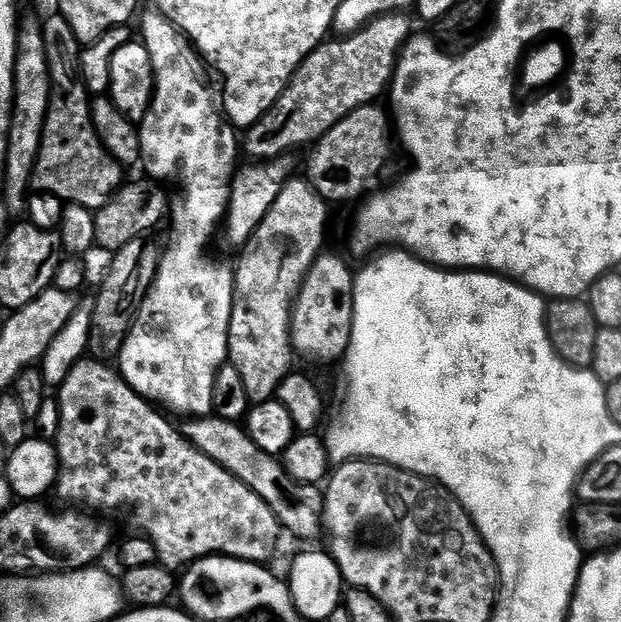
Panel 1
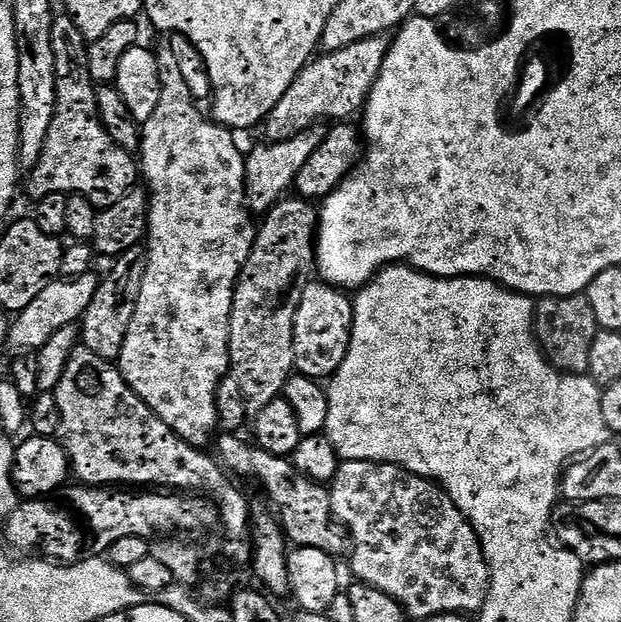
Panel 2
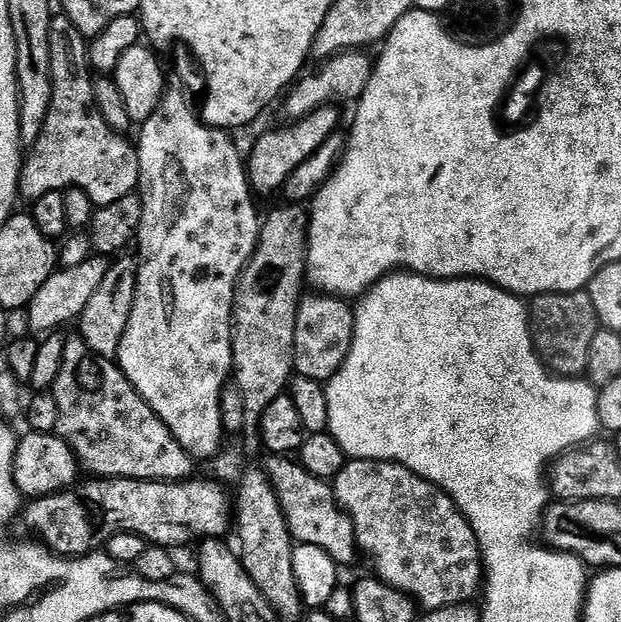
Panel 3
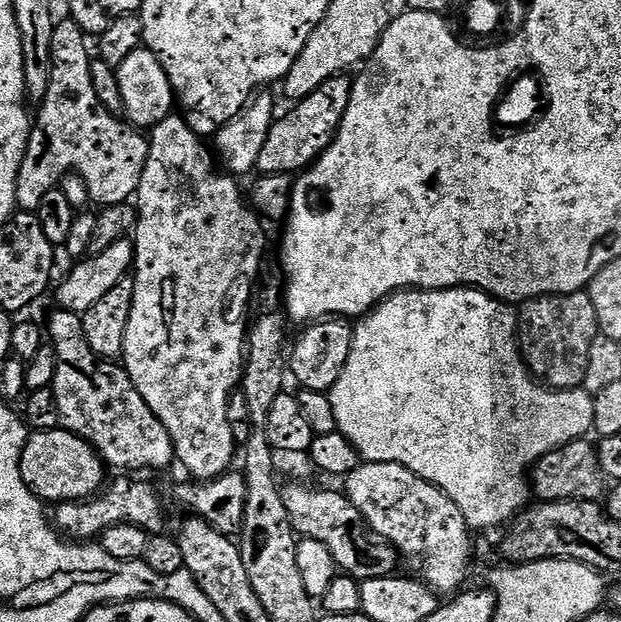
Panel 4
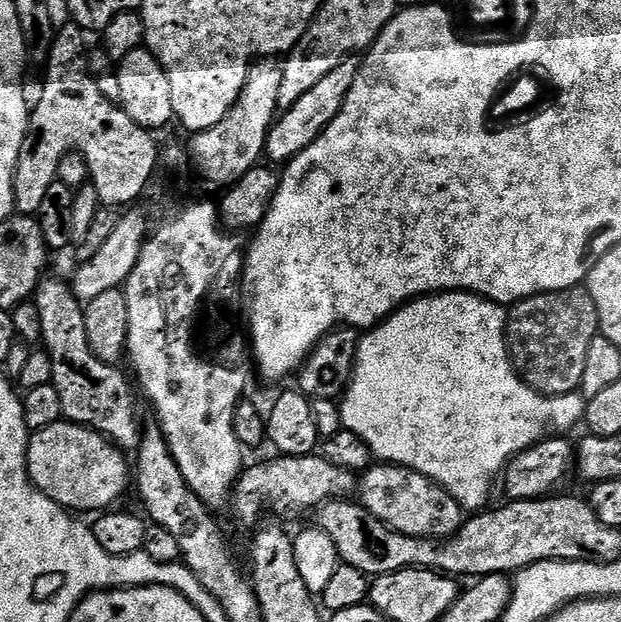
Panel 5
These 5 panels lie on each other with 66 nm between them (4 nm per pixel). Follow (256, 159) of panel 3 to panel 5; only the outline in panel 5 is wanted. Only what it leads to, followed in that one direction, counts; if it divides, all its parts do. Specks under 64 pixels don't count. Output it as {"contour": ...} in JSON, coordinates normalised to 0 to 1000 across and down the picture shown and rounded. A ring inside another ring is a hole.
{"contour":[[[578,88],[559,90],[556,96],[544,100],[544,106],[538,106],[538,113],[531,113],[531,119],[522,121],[498,148],[486,151],[486,158],[480,158],[480,164],[473,164],[473,170],[456,175],[446,185],[432,212],[425,236],[425,251],[438,256],[440,259],[433,259],[440,265],[462,265],[464,259],[472,257],[480,248],[486,248],[486,241],[493,241],[493,235],[499,235],[499,228],[512,223],[519,209],[525,209],[525,203],[531,203],[531,196],[538,196],[538,190],[544,190],[544,177],[551,177],[551,170],[557,164],[557,151],[564,151],[564,138],[570,138],[570,125],[576,125],[581,101]]]}

